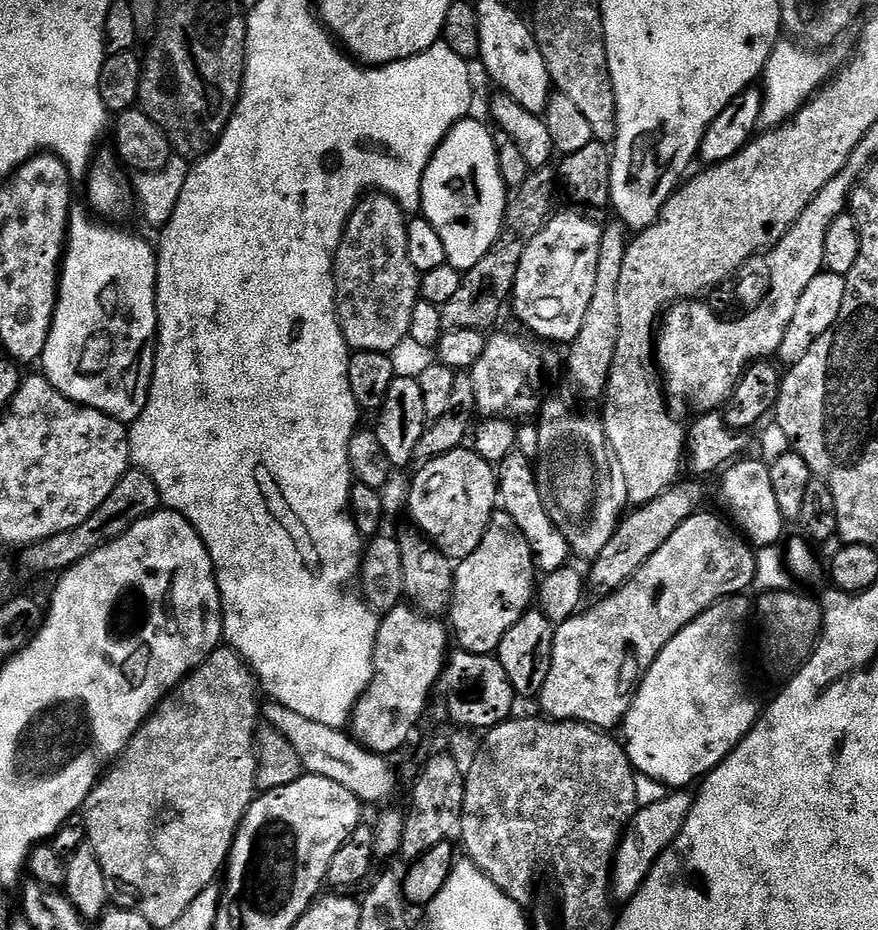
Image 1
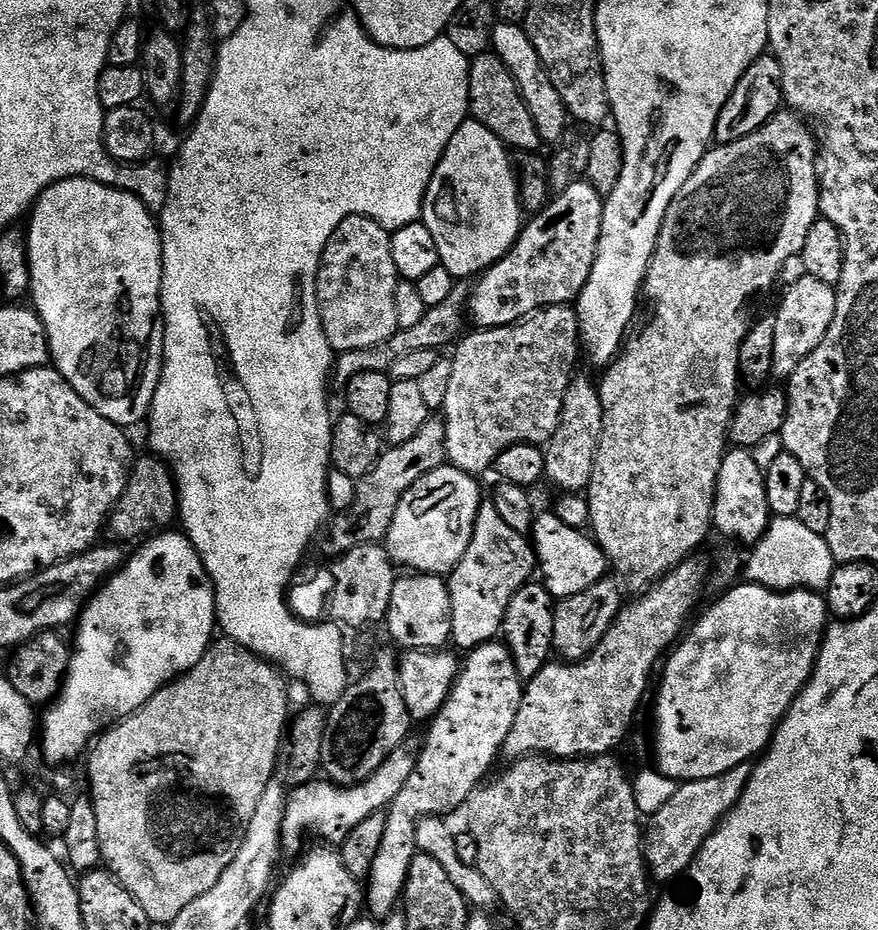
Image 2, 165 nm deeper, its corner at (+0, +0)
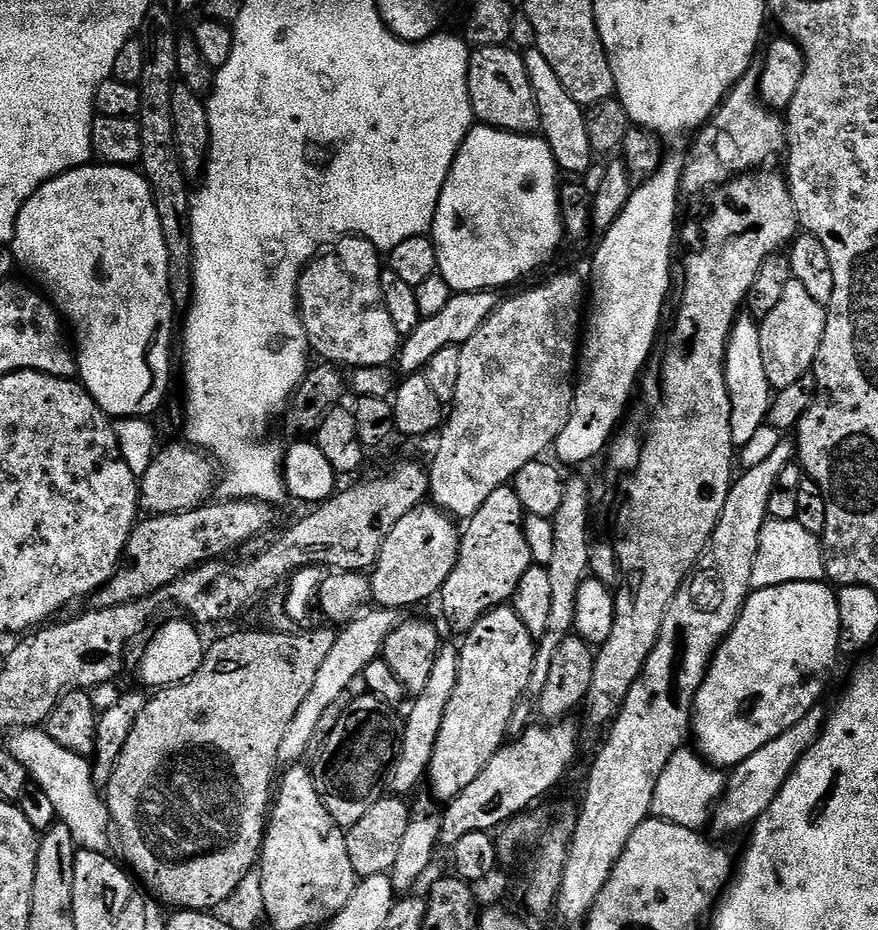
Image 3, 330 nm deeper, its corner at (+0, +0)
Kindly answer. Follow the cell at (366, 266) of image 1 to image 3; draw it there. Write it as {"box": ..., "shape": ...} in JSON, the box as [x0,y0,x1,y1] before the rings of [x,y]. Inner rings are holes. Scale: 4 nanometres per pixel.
{"box":[296,236,402,370],"shape":[[[363,236],[343,237],[327,250],[321,251],[316,259],[308,262],[300,276],[296,299],[308,347],[315,355],[316,352],[320,355],[321,361],[343,366],[348,370],[366,366],[388,366],[395,361],[402,337],[398,330],[394,330],[394,321],[390,319],[386,302],[382,298],[381,271],[382,254]]]}

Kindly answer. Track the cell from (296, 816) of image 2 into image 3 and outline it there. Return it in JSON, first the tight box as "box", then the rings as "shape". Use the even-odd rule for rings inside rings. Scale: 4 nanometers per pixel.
{"box":[390,642,460,794],"shape":[[[448,642],[441,643],[438,658],[434,658],[434,667],[430,670],[430,679],[422,690],[411,701],[412,709],[402,720],[402,735],[400,750],[390,769],[391,791],[396,794],[408,794],[427,777],[430,758],[434,754],[434,746],[438,742],[438,730],[442,730],[442,718],[446,718],[446,706],[450,706],[450,698],[454,694],[454,686],[458,682],[460,669],[460,653],[457,645]]]}

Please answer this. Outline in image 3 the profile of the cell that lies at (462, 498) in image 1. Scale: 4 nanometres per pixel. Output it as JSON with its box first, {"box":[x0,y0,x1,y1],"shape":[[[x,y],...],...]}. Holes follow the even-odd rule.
{"box":[371,502,461,610],"shape":[[[425,502],[410,510],[410,514],[390,530],[376,566],[371,569],[371,599],[377,600],[380,603],[377,605],[384,610],[405,610],[431,596],[433,599],[446,578],[450,578],[450,570],[454,570],[460,553],[461,535],[457,521],[431,503]]]}

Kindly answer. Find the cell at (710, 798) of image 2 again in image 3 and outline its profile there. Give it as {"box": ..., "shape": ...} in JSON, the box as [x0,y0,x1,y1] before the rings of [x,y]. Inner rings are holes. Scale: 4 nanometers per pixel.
{"box":[710,706,826,832],"shape":[[[820,706],[812,708],[801,720],[794,722],[790,730],[778,734],[774,742],[766,742],[762,750],[754,750],[750,758],[746,758],[727,773],[726,791],[710,817],[710,828],[716,832],[738,832],[755,824],[762,814],[766,814],[770,802],[778,798],[786,778],[790,778],[794,766],[798,766],[806,750],[824,731],[826,712],[822,709]]]}

